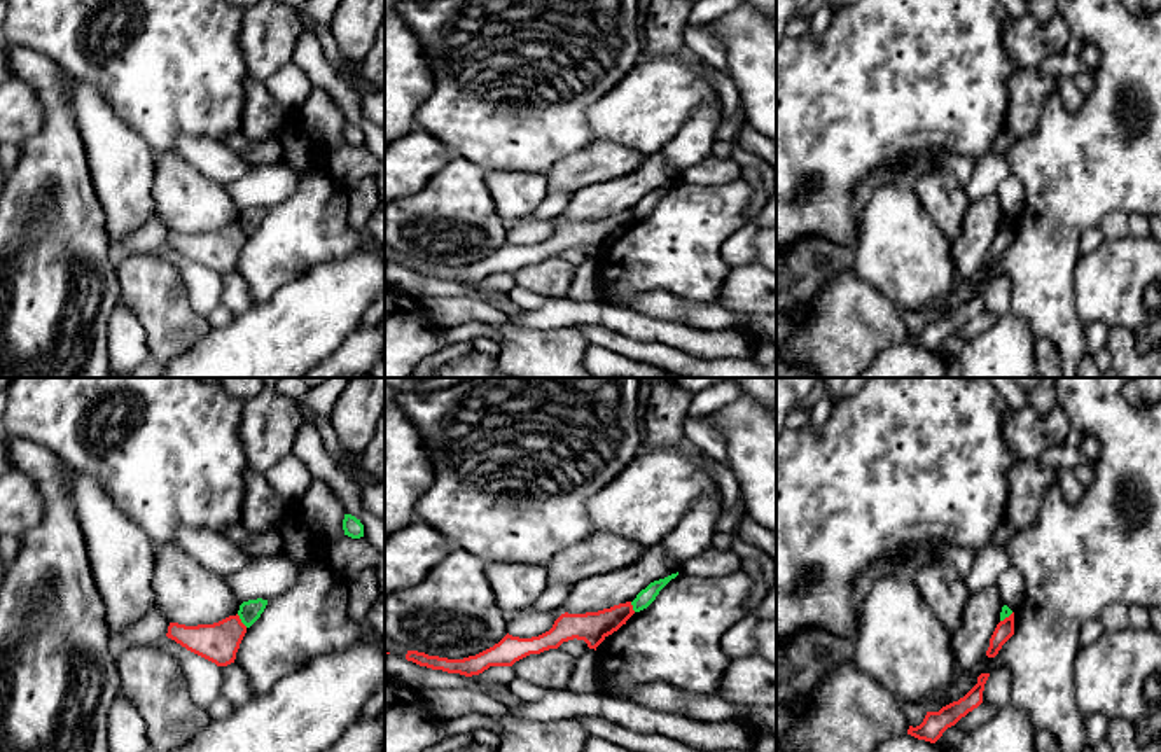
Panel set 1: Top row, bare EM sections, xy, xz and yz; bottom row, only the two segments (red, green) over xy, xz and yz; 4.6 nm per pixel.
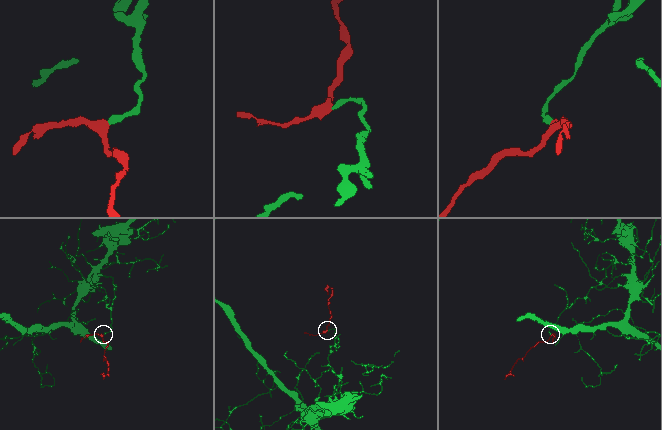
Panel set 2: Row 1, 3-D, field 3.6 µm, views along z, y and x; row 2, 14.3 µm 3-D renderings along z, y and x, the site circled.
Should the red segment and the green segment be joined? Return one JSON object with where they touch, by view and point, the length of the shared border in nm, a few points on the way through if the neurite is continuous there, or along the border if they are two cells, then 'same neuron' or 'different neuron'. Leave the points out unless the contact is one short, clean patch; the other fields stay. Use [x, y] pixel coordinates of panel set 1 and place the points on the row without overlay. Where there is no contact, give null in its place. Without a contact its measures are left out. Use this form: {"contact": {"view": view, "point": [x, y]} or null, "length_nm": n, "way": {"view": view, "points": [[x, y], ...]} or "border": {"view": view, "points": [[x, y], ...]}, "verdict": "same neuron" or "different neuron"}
{"contact": {"view": "xy", "point": [240, 229]}, "length_nm": 80, "border": {"view": "xy", "points": [[236, 222], [247, 235]]}, "verdict": "different neuron"}

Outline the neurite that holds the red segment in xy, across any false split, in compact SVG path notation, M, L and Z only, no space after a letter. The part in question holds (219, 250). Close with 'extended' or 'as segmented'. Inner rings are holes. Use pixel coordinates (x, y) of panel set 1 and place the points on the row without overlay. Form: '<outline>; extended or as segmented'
M236 222L213 233L170 231L166 245L217 275L227 275L234 271L245 241L247 234Z; as segmented

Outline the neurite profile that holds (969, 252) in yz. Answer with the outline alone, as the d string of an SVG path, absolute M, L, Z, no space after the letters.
M997 194L970 203L962 233L949 247L949 255L960 280L972 278L986 264L1004 213Z

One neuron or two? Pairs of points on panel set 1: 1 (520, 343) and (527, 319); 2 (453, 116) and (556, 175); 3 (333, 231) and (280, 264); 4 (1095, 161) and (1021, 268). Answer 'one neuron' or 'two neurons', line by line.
1: two neurons
2: two neurons
3: one neuron
4: one neuron

